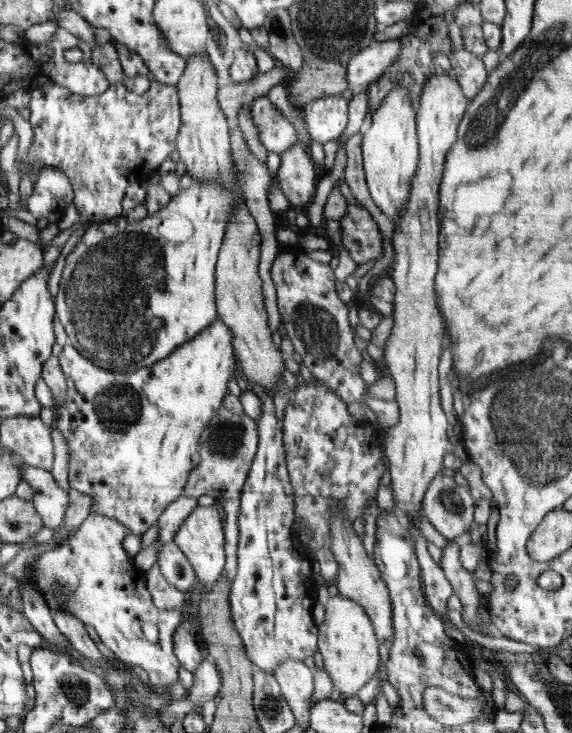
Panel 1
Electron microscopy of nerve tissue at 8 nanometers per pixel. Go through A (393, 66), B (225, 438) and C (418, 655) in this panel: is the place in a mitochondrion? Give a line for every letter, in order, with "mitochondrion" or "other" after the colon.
A: other
B: mitochondrion
C: other

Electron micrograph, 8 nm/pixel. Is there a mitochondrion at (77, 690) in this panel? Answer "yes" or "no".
yes

